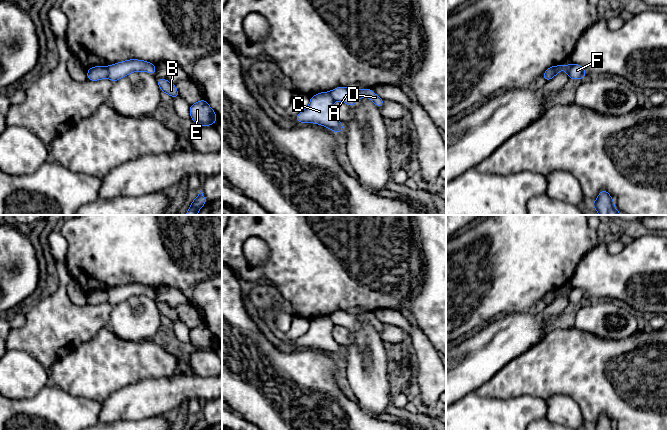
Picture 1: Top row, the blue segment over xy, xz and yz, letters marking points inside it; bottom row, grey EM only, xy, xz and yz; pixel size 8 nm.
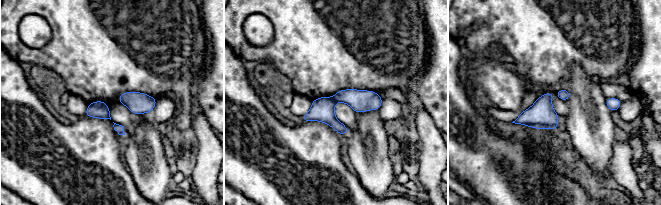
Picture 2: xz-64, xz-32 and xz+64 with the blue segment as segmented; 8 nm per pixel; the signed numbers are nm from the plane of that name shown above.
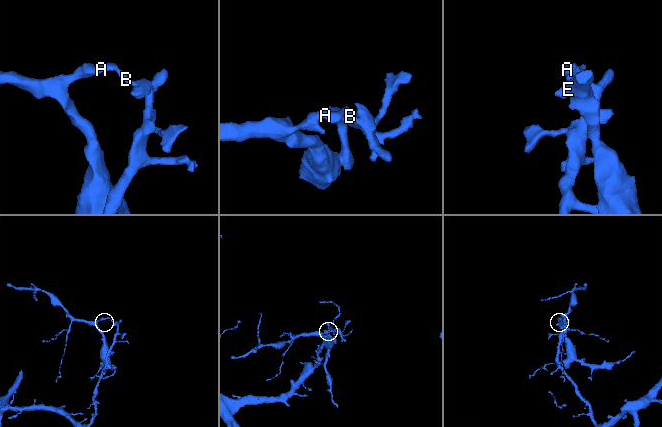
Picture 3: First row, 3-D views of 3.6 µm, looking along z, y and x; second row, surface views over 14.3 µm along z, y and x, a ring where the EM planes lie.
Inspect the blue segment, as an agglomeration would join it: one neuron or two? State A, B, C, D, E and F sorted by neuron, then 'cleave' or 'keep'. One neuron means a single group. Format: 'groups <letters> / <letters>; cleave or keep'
groups A B D E / C F; cleave

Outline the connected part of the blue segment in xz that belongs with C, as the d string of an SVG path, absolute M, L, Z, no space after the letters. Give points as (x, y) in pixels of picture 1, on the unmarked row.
M320 316L310 321L308 331L295 340L300 347L314 347L327 351L328 353L341 357L344 348L333 338L332 329L334 324L330 316Z

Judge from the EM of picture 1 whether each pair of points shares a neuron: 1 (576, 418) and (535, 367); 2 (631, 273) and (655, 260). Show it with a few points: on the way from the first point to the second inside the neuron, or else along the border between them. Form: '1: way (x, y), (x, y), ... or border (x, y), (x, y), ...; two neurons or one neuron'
1: border (545, 399), (554, 395), (568, 395), (578, 406); two neurons
2: way (637, 273), (643, 272), (649, 266); one neuron

